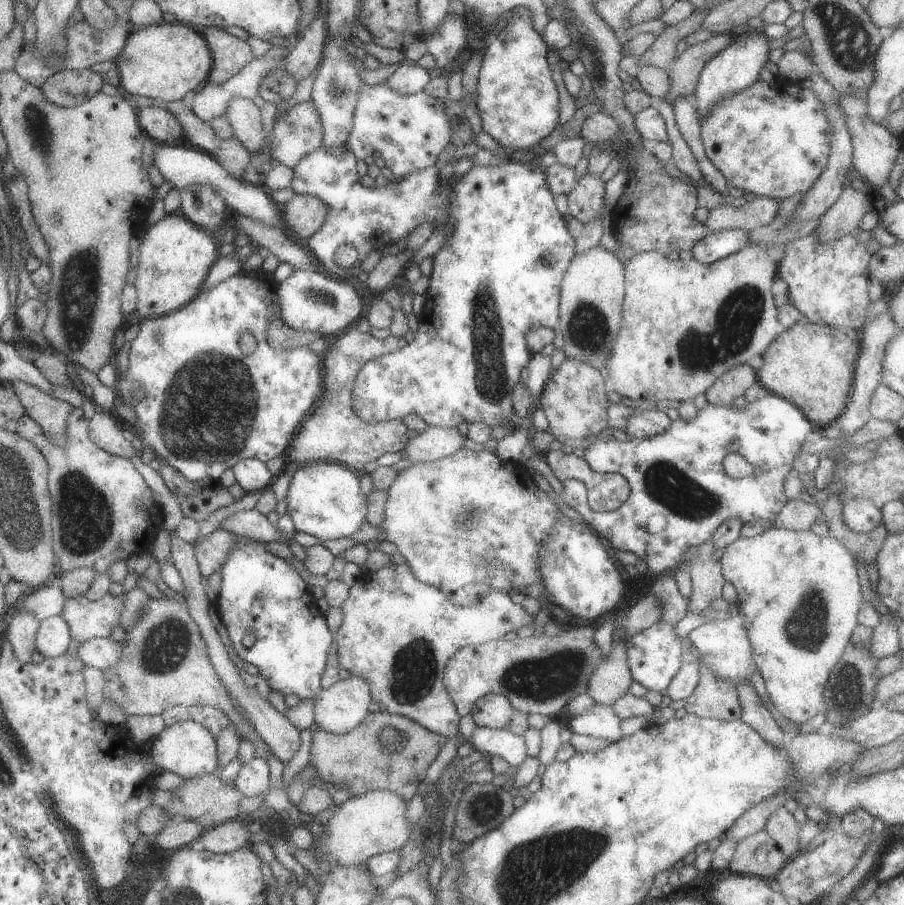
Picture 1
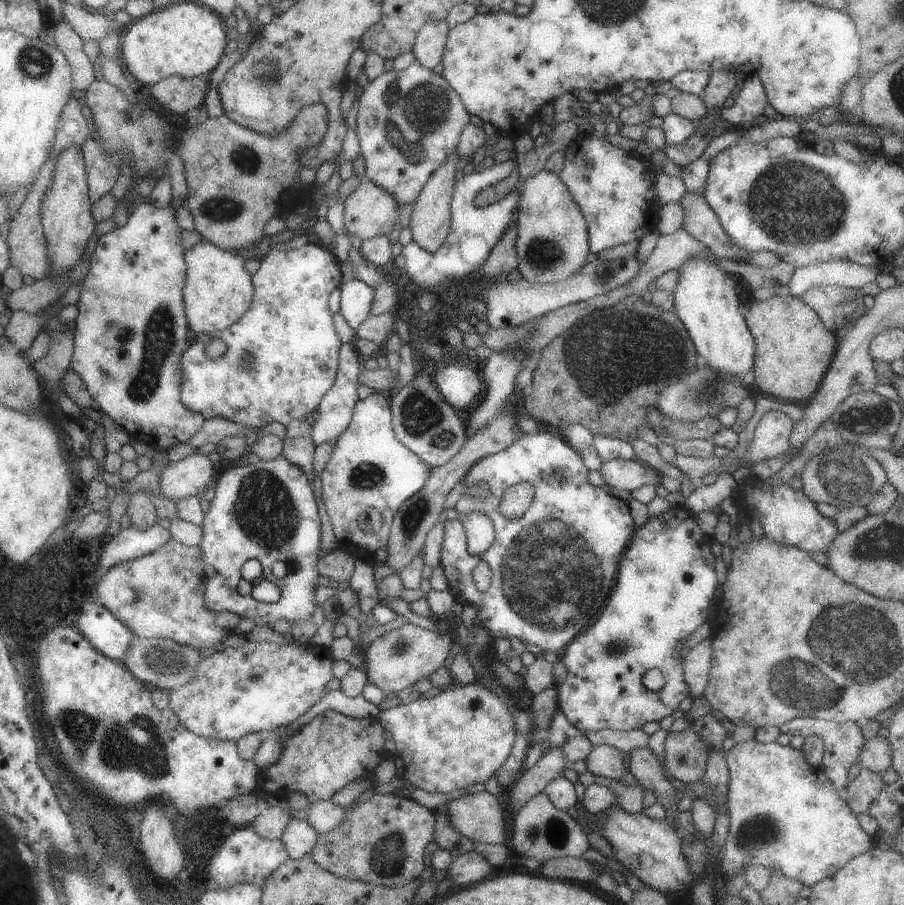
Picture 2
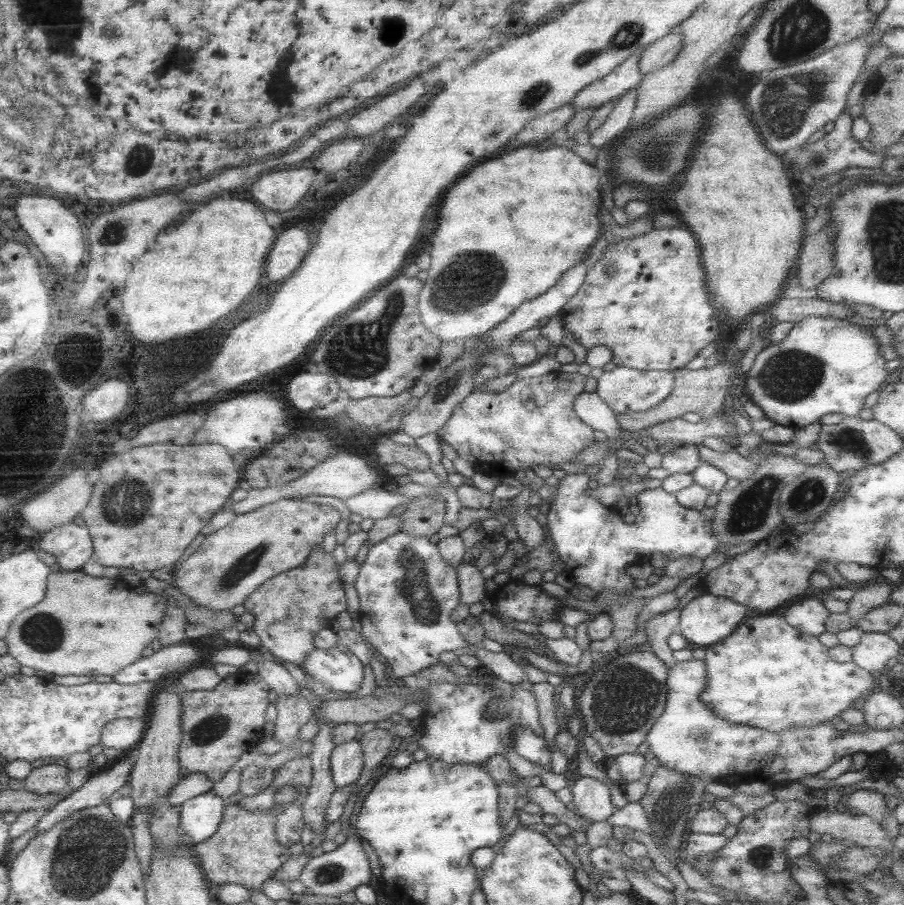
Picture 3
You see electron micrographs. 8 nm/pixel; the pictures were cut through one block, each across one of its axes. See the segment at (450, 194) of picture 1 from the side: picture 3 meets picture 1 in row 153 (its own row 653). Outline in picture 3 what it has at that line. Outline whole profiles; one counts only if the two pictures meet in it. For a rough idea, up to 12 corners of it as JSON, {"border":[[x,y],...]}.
{"border":[[343,646],[314,650],[303,672],[328,690],[353,694],[362,665]]}

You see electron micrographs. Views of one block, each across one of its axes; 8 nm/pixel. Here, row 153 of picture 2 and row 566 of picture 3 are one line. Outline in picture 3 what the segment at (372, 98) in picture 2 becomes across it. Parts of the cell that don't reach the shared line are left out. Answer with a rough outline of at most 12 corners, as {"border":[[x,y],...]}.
{"border":[[401,532],[356,567],[362,666],[401,679],[465,645],[455,569]]}

